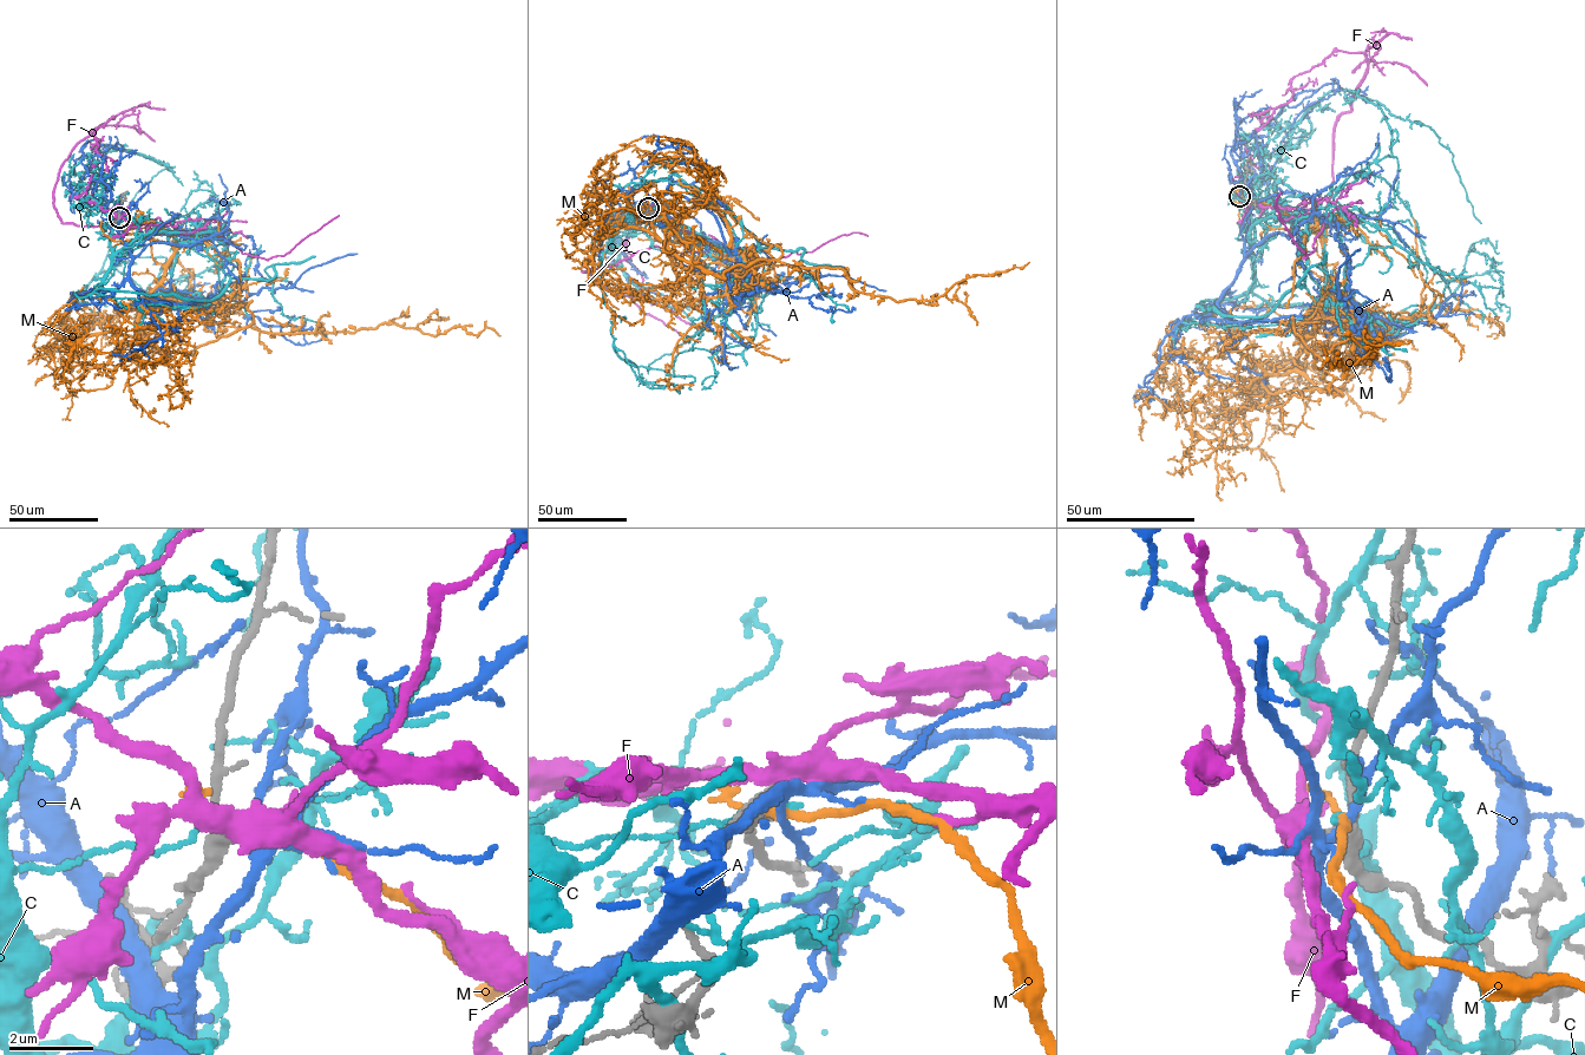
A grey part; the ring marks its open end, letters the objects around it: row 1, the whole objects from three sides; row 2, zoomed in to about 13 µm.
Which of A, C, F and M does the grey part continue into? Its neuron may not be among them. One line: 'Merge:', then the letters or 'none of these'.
Merge: none of these

